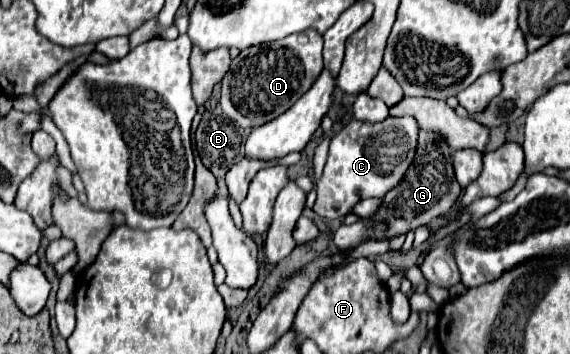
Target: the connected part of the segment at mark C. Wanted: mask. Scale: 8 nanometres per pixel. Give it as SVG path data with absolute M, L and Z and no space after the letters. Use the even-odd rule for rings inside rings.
M389 116L385 122L377 122L371 126L371 132L363 130L363 122L351 120L339 134L331 138L327 166L323 170L321 180L315 184L317 202L313 210L323 218L343 218L359 200L371 196L383 196L387 190L393 190L407 166L411 166L415 158L415 144L419 136L419 124L409 116ZM387 136L385 140L379 140Z

